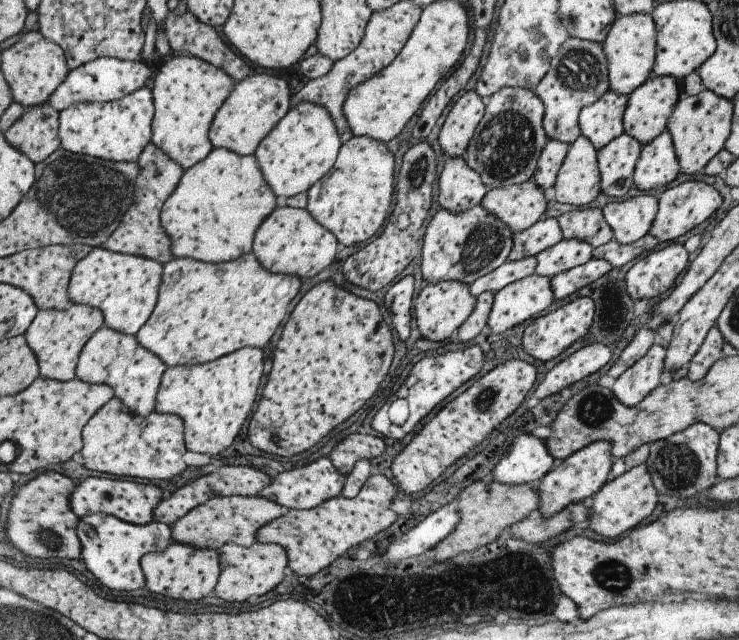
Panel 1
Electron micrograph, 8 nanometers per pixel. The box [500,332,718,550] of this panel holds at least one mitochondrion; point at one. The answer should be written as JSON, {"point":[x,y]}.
{"point":[677,466]}

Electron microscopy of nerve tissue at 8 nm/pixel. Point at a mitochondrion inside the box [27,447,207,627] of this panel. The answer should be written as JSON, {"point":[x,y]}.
{"point":[46,536]}

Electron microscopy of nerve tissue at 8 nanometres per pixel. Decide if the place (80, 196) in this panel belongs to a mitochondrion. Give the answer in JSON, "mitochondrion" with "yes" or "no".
{"mitochondrion":"yes"}

